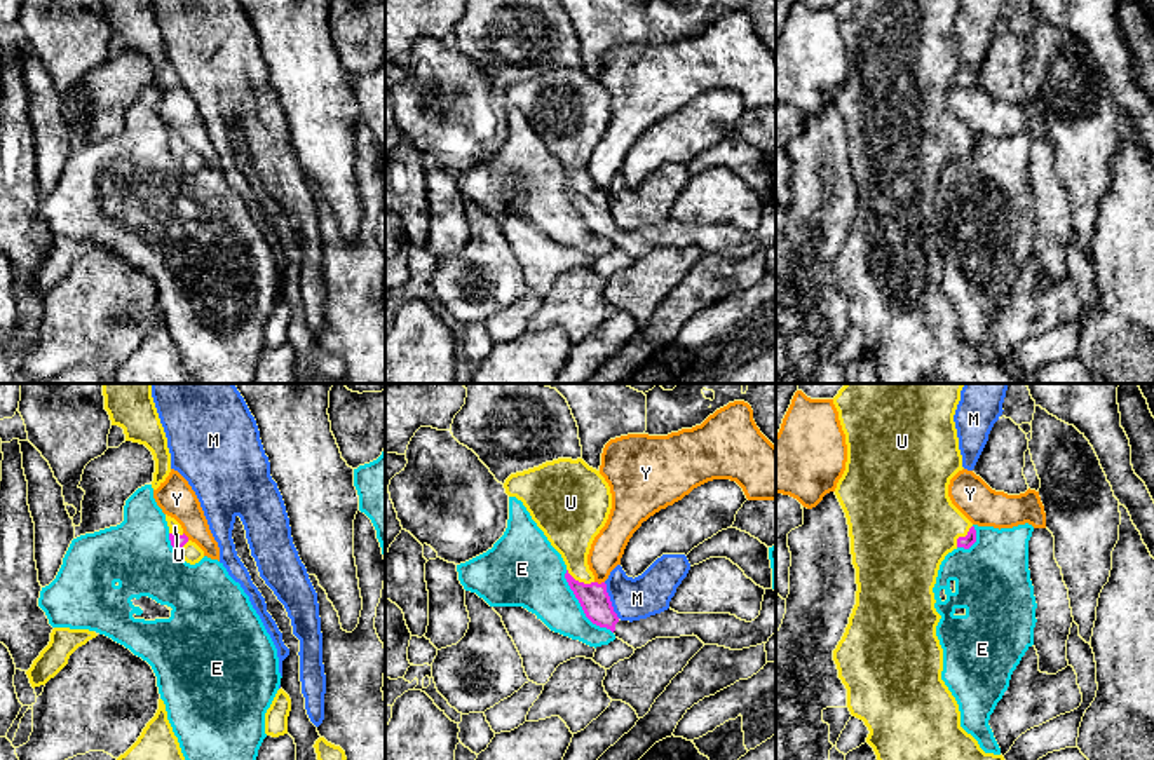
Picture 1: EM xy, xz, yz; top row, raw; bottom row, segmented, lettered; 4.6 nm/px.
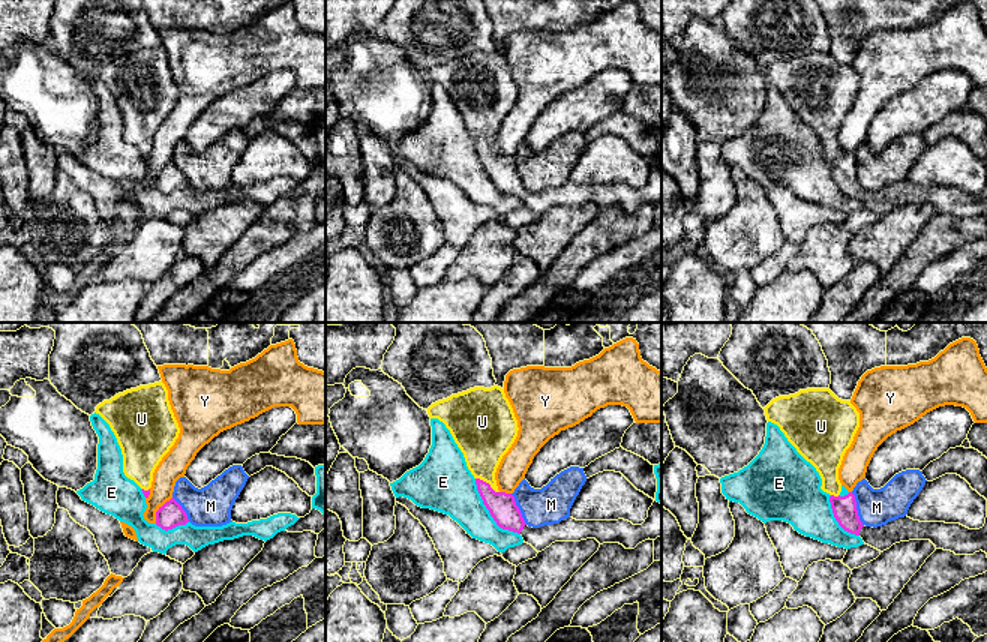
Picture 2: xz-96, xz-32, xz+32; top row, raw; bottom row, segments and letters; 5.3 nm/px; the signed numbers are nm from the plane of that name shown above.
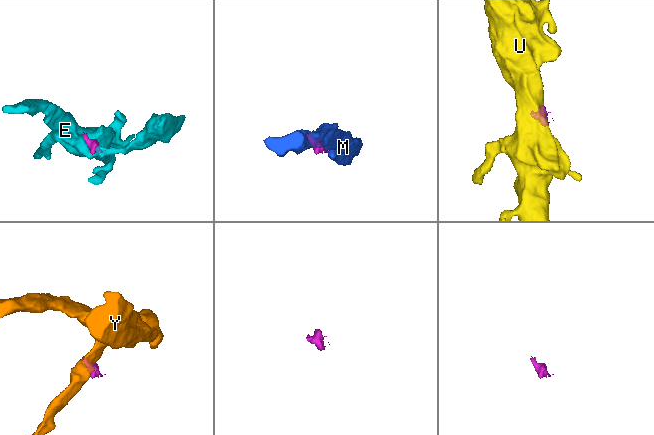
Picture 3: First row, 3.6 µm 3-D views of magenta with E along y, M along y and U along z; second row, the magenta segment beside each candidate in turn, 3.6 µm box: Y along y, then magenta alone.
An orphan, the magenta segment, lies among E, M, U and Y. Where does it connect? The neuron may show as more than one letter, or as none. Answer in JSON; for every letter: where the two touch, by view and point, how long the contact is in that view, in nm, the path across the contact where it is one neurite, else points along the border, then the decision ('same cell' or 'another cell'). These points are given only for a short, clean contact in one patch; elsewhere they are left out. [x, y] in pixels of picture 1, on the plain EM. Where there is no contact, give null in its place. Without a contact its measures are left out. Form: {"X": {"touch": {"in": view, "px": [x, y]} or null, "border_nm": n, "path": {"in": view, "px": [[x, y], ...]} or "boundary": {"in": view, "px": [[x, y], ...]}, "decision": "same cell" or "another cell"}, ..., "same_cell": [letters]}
{"E": {"touch": {"in": "xz", "px": [581, 215]}, "border_nm": 360, "decision": "another cell"}, "M": {"touch": {"in": "xz", "px": [609, 210]}, "border_nm": 180, "boundary": {"in": "xz", "px": [[604, 192], [612, 220], [619, 227]]}, "decision": "another cell"}, "U": {"touch": {"in": "xz", "px": [577, 190]}, "border_nm": 140, "path": {"in": "xz", "px": [[593, 208], [577, 190], [570, 138]]}, "decision": "same cell"}, "Y": {"touch": {"in": "xz", "px": [602, 192]}, "border_nm": 50, "boundary": {"in": "xz", "px": [[595, 190], [604, 192]]}, "decision": "another cell"}, "same_cell": ["U"]}

